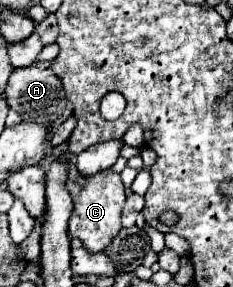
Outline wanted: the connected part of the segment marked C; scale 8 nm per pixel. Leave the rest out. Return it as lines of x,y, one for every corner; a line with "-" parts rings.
74,164
68,166
68,180
66,190
72,196
74,208
68,222
68,234
72,238
80,238
86,248
92,252
102,252
122,230
122,206
126,200
124,184
120,180
120,174
114,170
102,170
94,176
82,176

